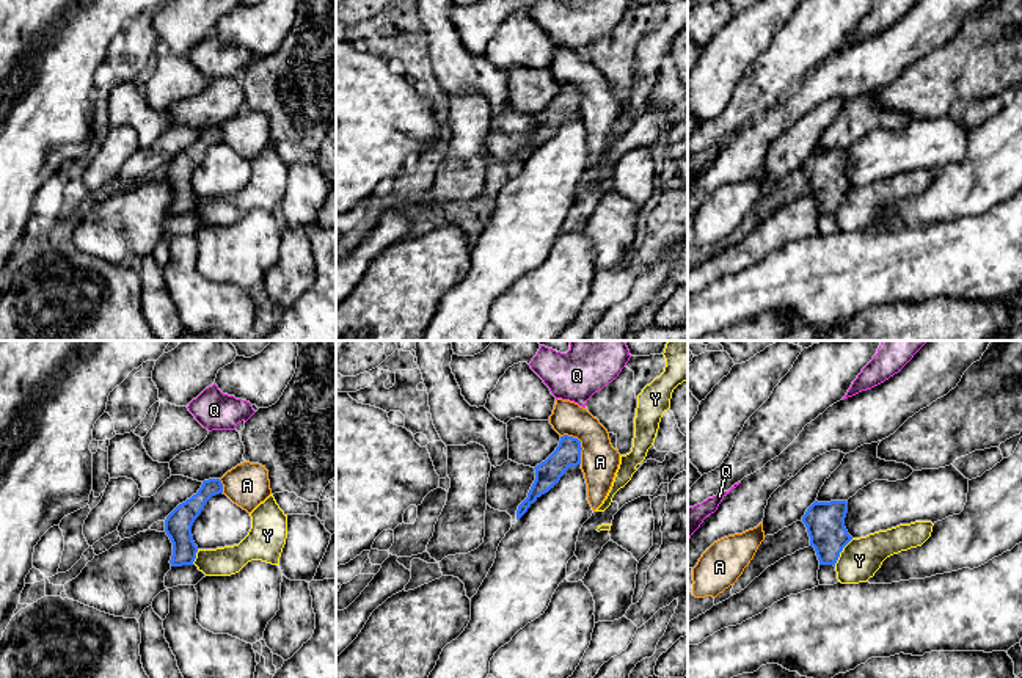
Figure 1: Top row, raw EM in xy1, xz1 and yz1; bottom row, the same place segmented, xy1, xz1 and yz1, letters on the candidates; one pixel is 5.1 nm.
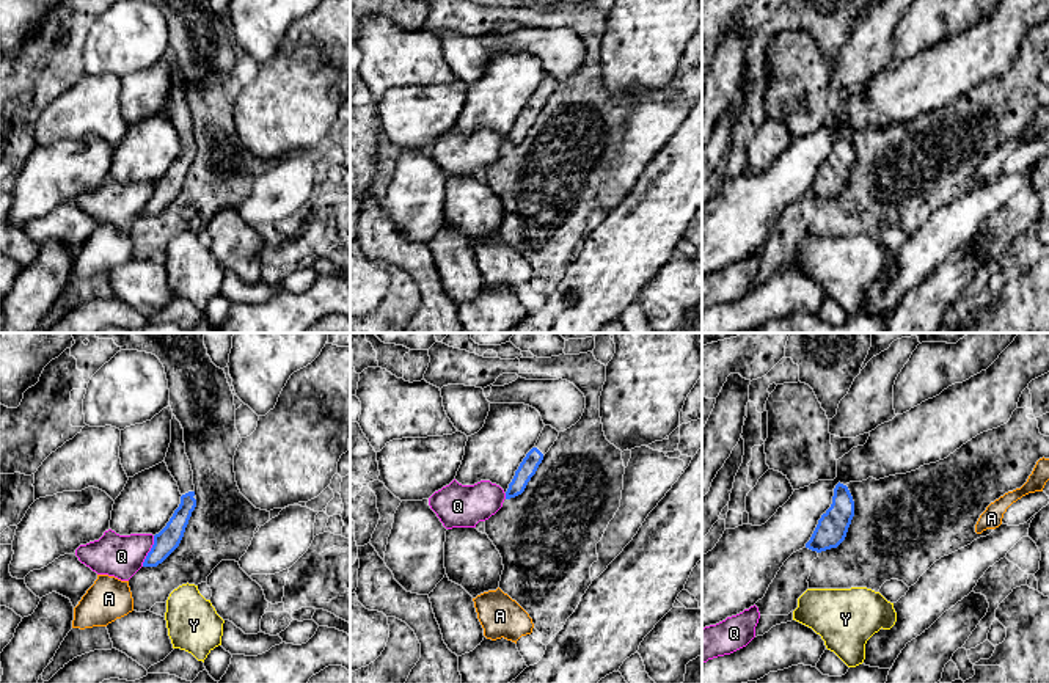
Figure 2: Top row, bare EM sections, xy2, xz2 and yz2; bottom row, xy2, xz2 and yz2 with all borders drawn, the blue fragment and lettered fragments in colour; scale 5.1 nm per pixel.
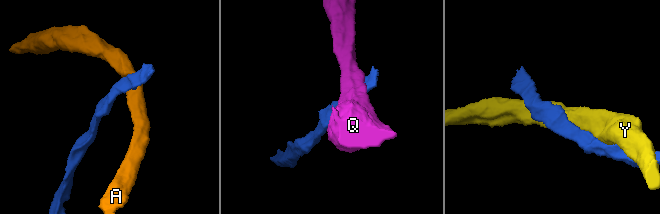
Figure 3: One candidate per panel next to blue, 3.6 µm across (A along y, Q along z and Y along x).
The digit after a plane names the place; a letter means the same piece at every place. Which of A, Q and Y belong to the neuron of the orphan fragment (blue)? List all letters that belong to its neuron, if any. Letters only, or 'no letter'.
no letter

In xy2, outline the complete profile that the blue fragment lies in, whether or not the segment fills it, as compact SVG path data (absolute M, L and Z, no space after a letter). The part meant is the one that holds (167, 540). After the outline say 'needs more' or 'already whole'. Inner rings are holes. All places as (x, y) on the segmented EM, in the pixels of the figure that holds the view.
M174 415L171 419L171 443L163 462L177 482L182 496L179 507L174 510L166 526L154 535L154 545L143 567L157 567L179 546L192 512L196 507L193 471L185 454L184 429Z; needs more

